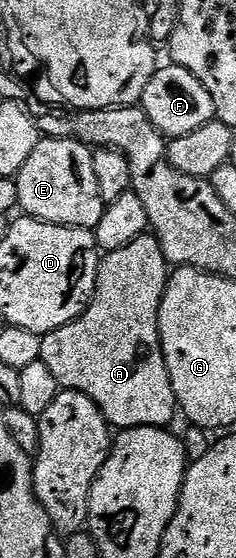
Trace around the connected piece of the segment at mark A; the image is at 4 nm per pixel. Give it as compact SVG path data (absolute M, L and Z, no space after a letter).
M145 234L141 238L129 242L129 246L121 246L121 250L113 250L112 252L106 253L106 255L100 259L99 273L97 274L95 293L91 299L91 304L72 322L72 324L61 326L57 330L48 332L47 335L43 337L43 345L41 346L39 358L45 362L45 366L49 366L49 371L53 373L53 378L57 378L60 389L68 392L80 392L89 398L93 398L93 402L101 410L101 414L107 420L108 424L111 425L112 429L167 428L168 425L170 425L170 420L173 419L174 416L177 416L175 395L173 394L173 386L171 385L169 370L165 362L161 334L159 333L159 307L161 306L163 295L167 289L168 279L169 265L159 245L159 239L153 234Z

